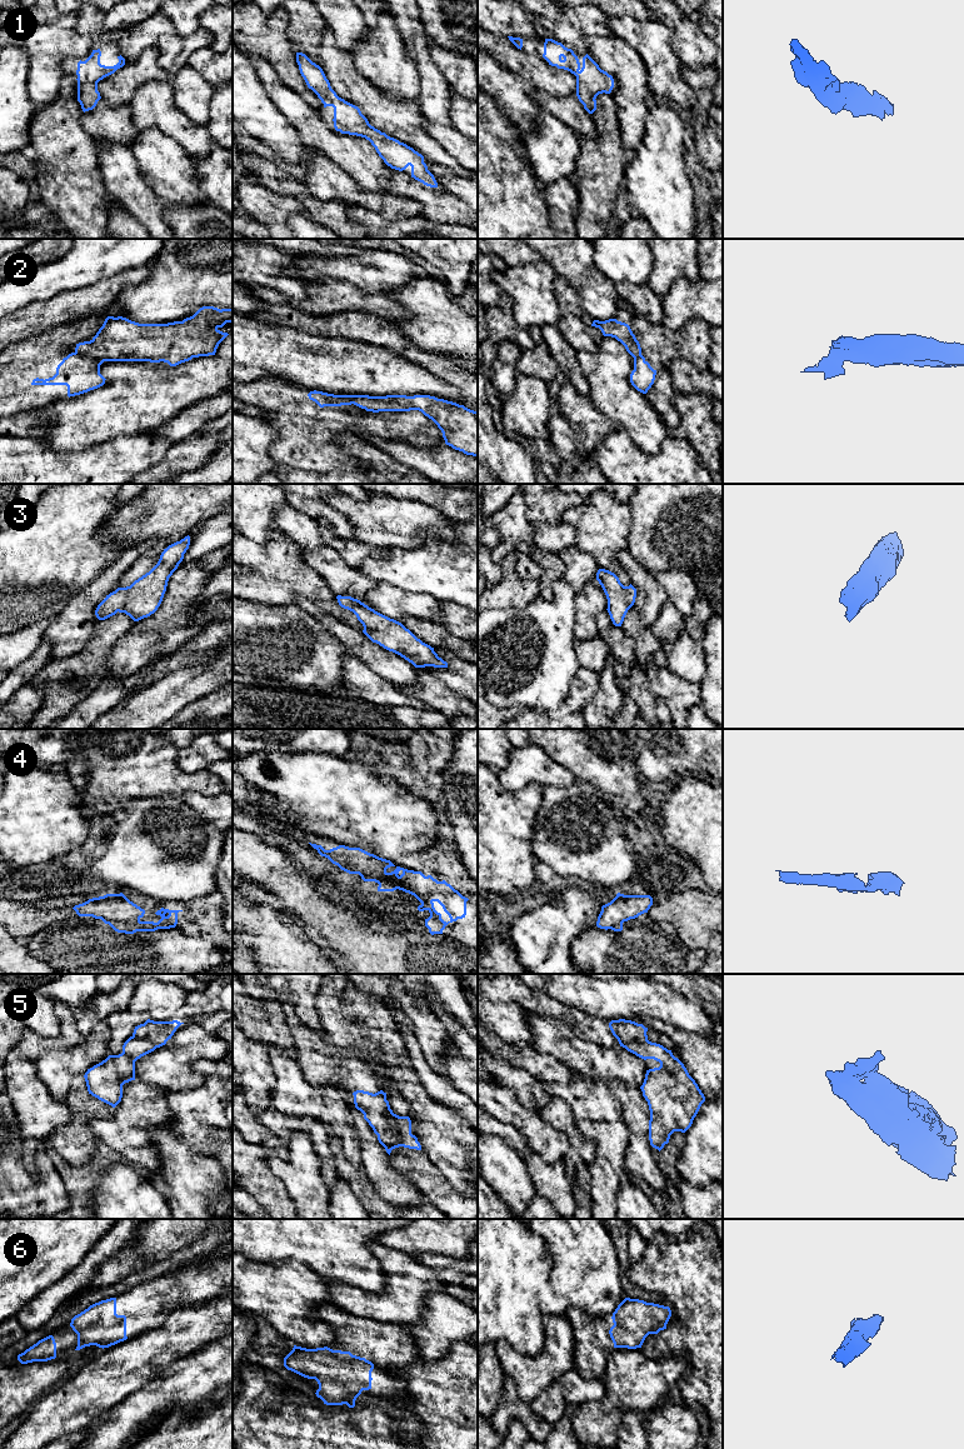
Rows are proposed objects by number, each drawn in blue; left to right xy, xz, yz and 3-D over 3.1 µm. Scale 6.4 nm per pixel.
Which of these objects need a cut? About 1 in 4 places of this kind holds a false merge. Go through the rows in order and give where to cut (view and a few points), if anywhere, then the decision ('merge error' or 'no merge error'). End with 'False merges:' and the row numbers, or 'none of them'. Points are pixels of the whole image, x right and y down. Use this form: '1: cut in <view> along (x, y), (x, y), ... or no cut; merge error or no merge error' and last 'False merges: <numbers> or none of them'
1: no cut; no merge error
2: cut in xy along (75, 351), (81, 355), (99, 358), (103, 361); merge error
3: no cut; no merge error
4: no cut; no merge error
5: cut in xz along (393, 1113), (390, 1119), (395, 1124), (396, 1140), (401, 1145); merge error
6: no cut; no merge error
False merges: 2, 5

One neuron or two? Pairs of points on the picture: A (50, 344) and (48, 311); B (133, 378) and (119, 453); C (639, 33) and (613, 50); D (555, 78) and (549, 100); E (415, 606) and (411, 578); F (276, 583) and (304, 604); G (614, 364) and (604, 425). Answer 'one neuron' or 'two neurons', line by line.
A: two neurons
B: two neurons
C: two neurons
D: two neurons
E: two neurons
F: two neurons
G: two neurons

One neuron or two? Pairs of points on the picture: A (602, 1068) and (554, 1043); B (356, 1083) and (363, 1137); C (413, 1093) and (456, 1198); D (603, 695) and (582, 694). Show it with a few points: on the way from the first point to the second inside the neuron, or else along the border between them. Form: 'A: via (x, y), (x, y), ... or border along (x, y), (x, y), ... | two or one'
A: via (590, 1059), (565, 1047) | one
B: border along (363, 1118), (376, 1135), (379, 1143) | two
C: border along (450, 1182), (464, 1194) | two
D: border along (599, 674), (595, 694), (582, 711) | two

